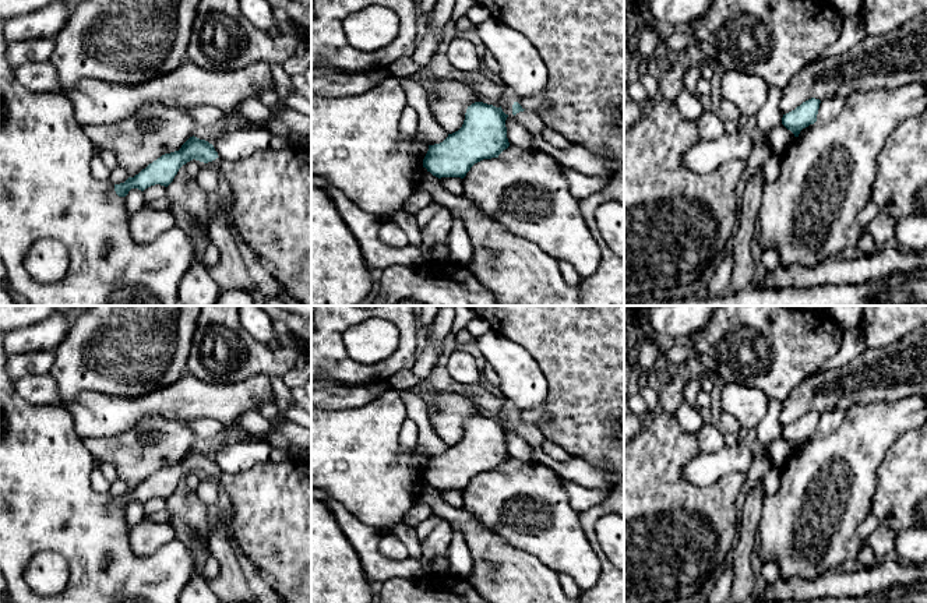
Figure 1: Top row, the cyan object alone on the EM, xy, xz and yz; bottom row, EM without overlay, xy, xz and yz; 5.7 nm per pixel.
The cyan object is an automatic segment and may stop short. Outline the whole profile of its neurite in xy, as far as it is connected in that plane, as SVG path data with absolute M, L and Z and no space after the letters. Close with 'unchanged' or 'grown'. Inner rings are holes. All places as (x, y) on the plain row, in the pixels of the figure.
M193 448L179 463L162 468L134 490L114 497L114 504L126 509L131 501L168 500L179 482L193 472L218 477L219 489L230 501L228 526L232 540L255 565L261 578L285 603L311 603L311 462L260 462L232 475L219 470L212 456Z; grown

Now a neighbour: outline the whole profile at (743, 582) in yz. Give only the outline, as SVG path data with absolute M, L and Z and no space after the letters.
M762 479L746 491L739 533L730 554L733 565L730 603L741 603L750 599L754 590L755 575L751 568L751 551L765 497Z

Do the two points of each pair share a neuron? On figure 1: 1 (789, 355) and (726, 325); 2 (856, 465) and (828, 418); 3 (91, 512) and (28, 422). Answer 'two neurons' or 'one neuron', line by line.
1: one neuron
2: two neurons
3: one neuron

